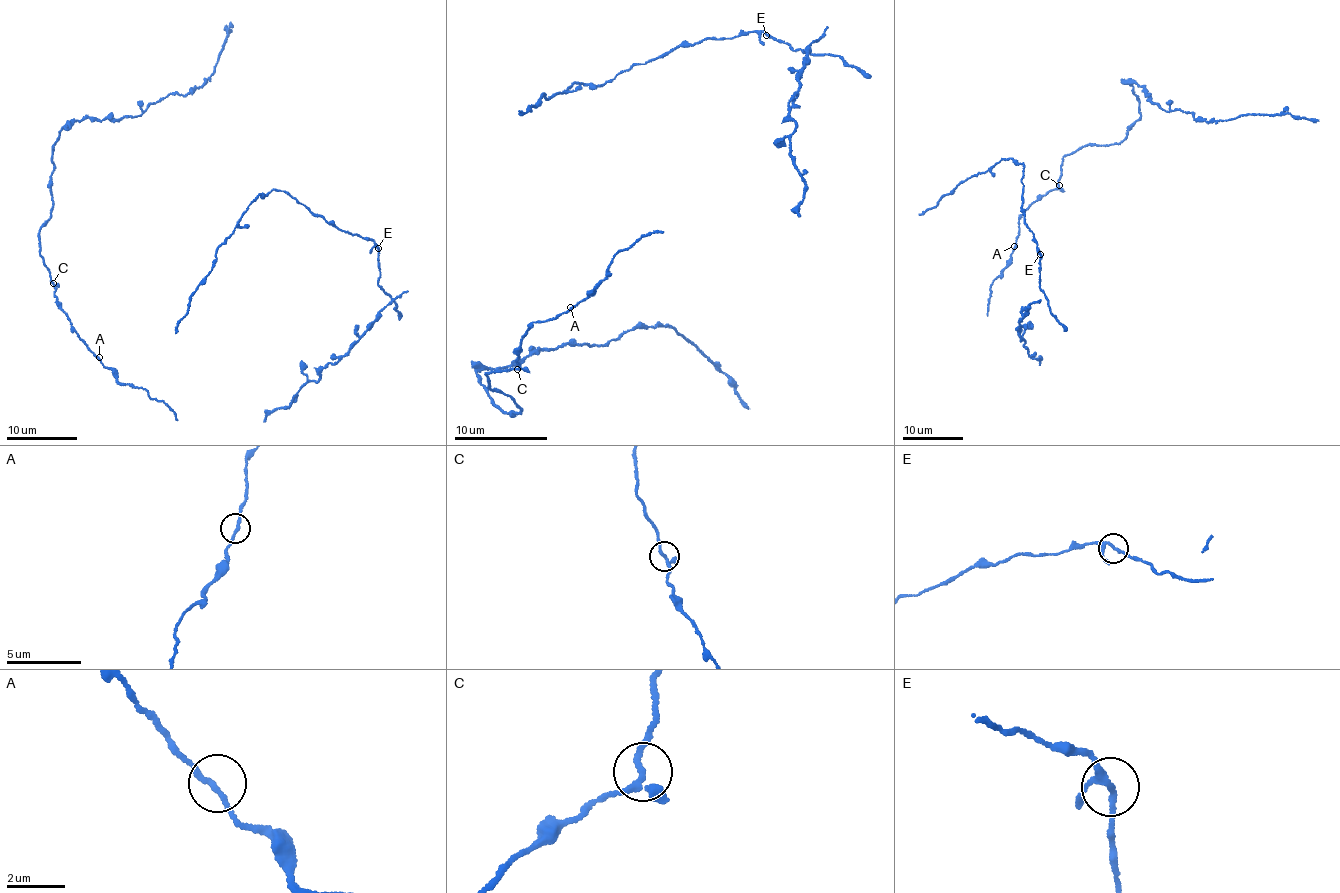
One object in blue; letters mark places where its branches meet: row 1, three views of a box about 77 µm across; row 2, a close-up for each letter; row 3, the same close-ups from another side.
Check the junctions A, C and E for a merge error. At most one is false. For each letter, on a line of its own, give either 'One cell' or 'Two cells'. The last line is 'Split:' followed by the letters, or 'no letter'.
A: One cell
C: One cell
E: One cell
Split: no letter

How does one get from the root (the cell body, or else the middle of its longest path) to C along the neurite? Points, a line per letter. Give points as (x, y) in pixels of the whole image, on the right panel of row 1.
C: (1014, 247), (1019, 218), (1032, 203), (1058, 186)

